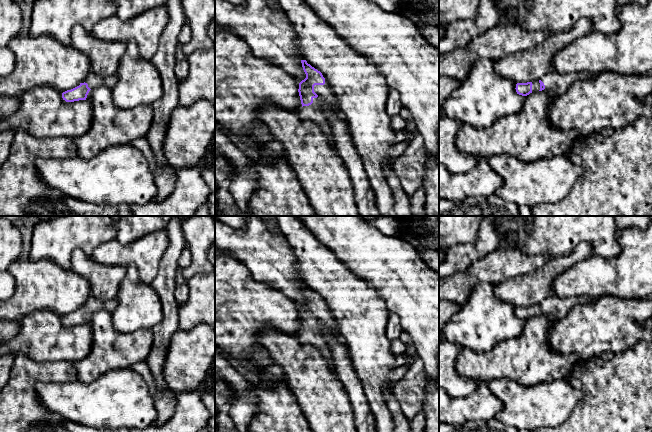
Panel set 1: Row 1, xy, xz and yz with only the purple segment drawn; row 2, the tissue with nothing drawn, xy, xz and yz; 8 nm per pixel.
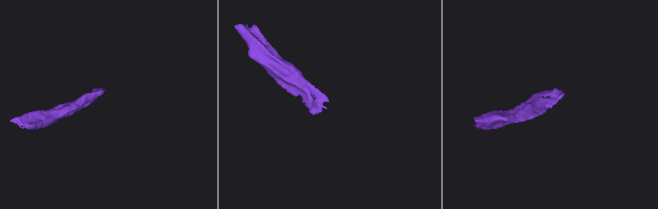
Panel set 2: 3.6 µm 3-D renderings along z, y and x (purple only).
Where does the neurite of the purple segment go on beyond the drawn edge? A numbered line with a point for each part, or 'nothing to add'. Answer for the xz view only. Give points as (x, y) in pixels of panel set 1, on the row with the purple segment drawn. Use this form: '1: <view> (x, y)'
1: xz (314, 112)

